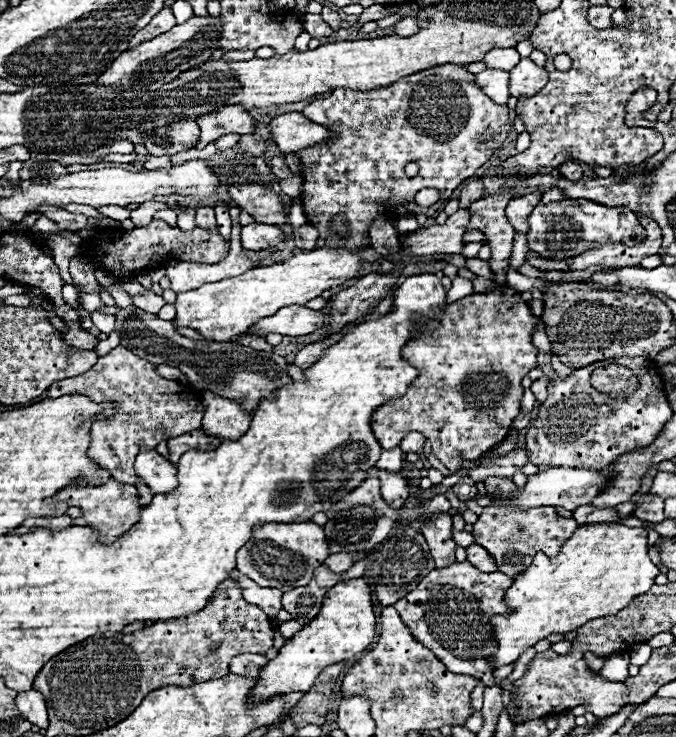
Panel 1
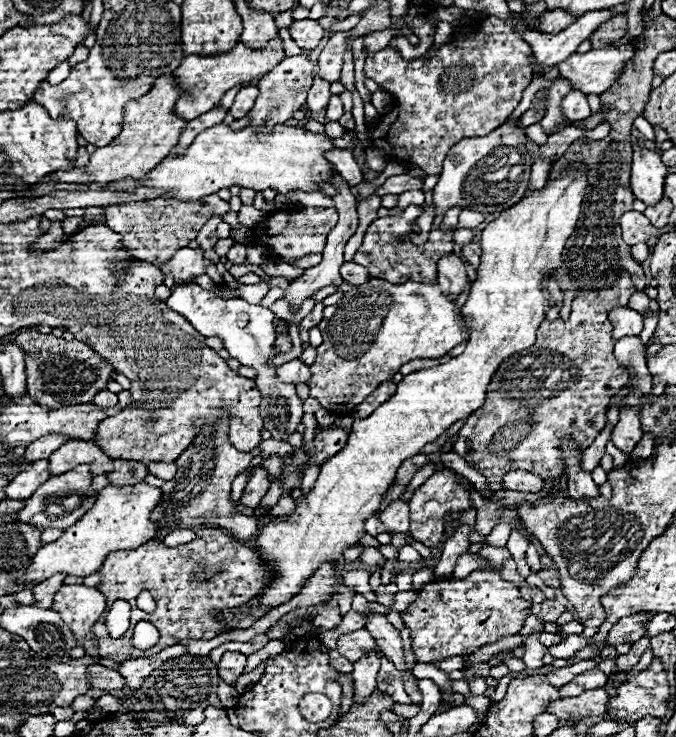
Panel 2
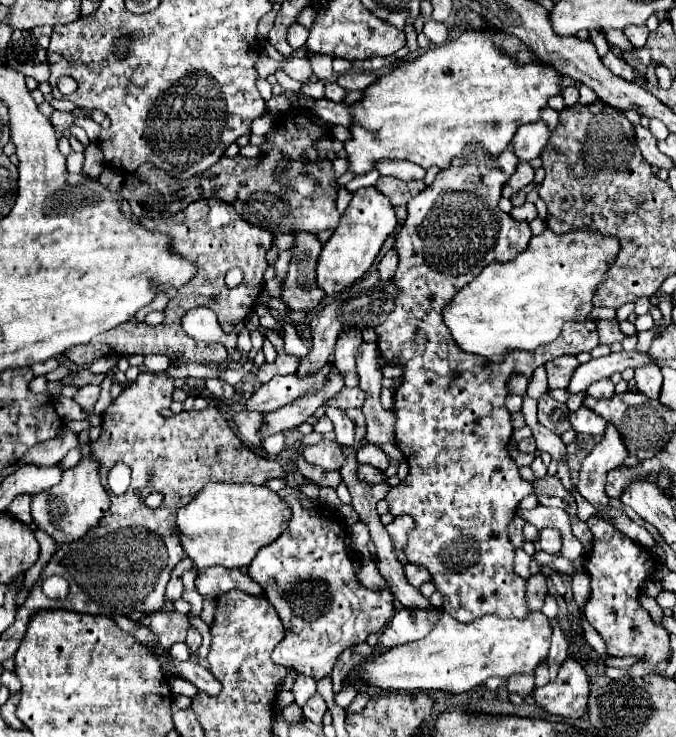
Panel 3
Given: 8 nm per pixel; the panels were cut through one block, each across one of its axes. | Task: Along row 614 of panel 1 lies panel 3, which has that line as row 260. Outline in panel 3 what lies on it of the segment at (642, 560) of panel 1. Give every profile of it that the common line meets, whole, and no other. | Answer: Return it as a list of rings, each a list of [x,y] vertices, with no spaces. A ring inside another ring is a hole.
[[[548,228],[532,236],[526,252],[516,254],[508,262],[494,260],[490,262],[470,284],[466,284],[458,294],[444,306],[442,310],[442,320],[446,328],[450,330],[454,342],[458,348],[464,352],[488,358],[494,364],[502,364],[508,352],[514,350],[524,350],[532,352],[540,344],[548,344],[558,338],[562,332],[564,322],[568,320],[592,320],[590,310],[592,306],[592,296],[594,290],[602,284],[608,262],[618,254],[618,240],[610,236],[602,236],[598,232],[570,232],[570,234],[554,234],[548,232]]]

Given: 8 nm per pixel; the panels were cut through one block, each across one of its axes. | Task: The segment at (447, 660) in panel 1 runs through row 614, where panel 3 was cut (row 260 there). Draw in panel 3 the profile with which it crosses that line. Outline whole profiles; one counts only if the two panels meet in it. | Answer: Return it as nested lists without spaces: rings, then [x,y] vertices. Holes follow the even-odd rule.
[[[512,142],[496,158],[480,144],[470,144],[464,150],[464,156],[454,158],[446,170],[440,170],[432,186],[426,186],[426,190],[408,202],[408,216],[394,244],[400,256],[396,276],[392,278],[398,288],[394,310],[386,316],[386,322],[376,326],[380,356],[404,370],[402,382],[394,394],[394,414],[396,442],[410,466],[406,480],[402,480],[398,488],[390,488],[386,502],[392,516],[410,514],[416,520],[416,530],[410,534],[410,544],[404,554],[410,564],[428,568],[438,592],[444,596],[446,612],[460,622],[470,622],[486,614],[496,614],[500,618],[514,616],[518,620],[528,616],[526,580],[514,572],[516,548],[508,540],[508,522],[514,518],[522,498],[532,494],[532,486],[518,474],[518,466],[506,448],[514,432],[510,412],[504,406],[508,382],[514,374],[530,378],[538,366],[546,364],[546,360],[554,360],[564,354],[576,356],[598,346],[594,320],[582,320],[566,324],[560,338],[544,344],[538,354],[510,352],[510,360],[506,360],[506,364],[490,364],[490,360],[462,352],[454,340],[450,340],[450,332],[442,324],[442,308],[446,306],[446,300],[452,300],[452,296],[474,280],[486,264],[514,258],[514,254],[522,252],[532,238],[526,222],[514,220],[498,208],[502,188],[516,172],[516,166],[518,156],[514,154]]]

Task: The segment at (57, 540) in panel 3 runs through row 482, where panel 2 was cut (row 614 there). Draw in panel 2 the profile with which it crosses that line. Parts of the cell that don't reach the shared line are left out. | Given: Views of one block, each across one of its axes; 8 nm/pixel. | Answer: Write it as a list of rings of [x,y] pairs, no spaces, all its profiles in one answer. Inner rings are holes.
[[[64,584],[56,592],[50,608],[58,610],[62,622],[74,630],[76,646],[82,646],[86,656],[92,656],[98,662],[98,640],[94,640],[92,626],[106,608],[106,598],[102,592],[84,584]]]

